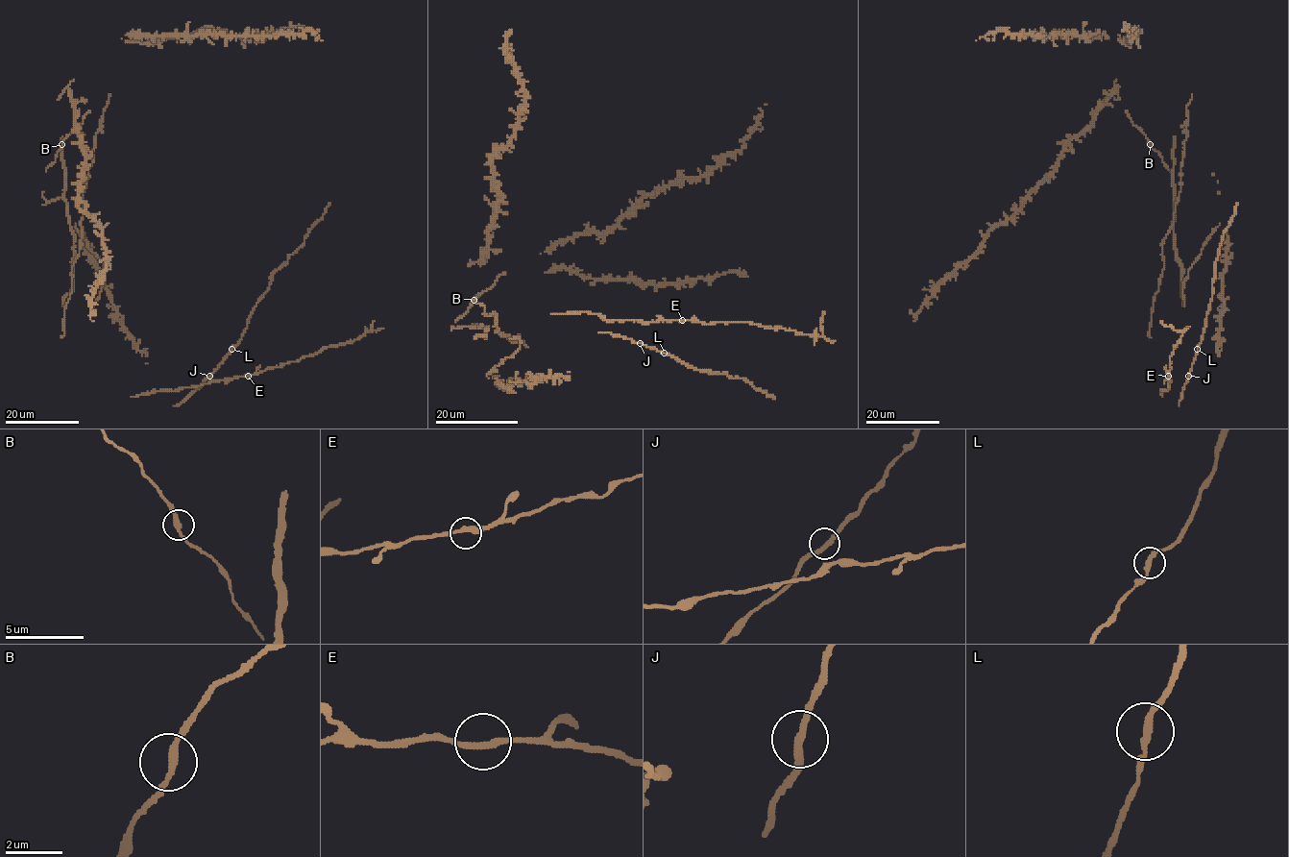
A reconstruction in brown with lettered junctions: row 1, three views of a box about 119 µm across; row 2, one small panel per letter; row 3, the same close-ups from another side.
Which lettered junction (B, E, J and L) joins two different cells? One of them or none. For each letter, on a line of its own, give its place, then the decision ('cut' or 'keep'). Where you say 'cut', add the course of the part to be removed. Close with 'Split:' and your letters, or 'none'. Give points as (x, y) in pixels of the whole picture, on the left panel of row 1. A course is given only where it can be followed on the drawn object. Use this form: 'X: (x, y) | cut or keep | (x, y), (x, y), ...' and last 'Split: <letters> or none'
B: (61, 144) | keep
E: (248, 376) | keep
J: (209, 376) | keep
L: (231, 349) | keep
Split: none

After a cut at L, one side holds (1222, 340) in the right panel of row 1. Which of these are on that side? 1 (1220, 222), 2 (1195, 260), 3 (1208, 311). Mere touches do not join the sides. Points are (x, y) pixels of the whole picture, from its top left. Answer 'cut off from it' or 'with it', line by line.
1: with it
2: with it
3: cut off from it

